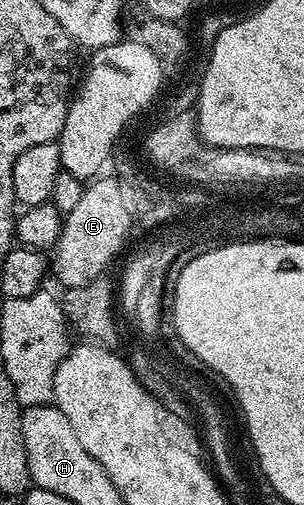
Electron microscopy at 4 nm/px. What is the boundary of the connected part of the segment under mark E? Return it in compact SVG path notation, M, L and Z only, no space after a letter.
M95 180L85 188L82 199L64 217L64 226L54 246L56 261L51 262L50 269L58 280L68 289L77 289L86 283L97 280L100 273L108 264L117 260L115 251L120 245L121 237L128 225L126 214L123 212L120 202L119 189L112 181L103 181L103 184Z

